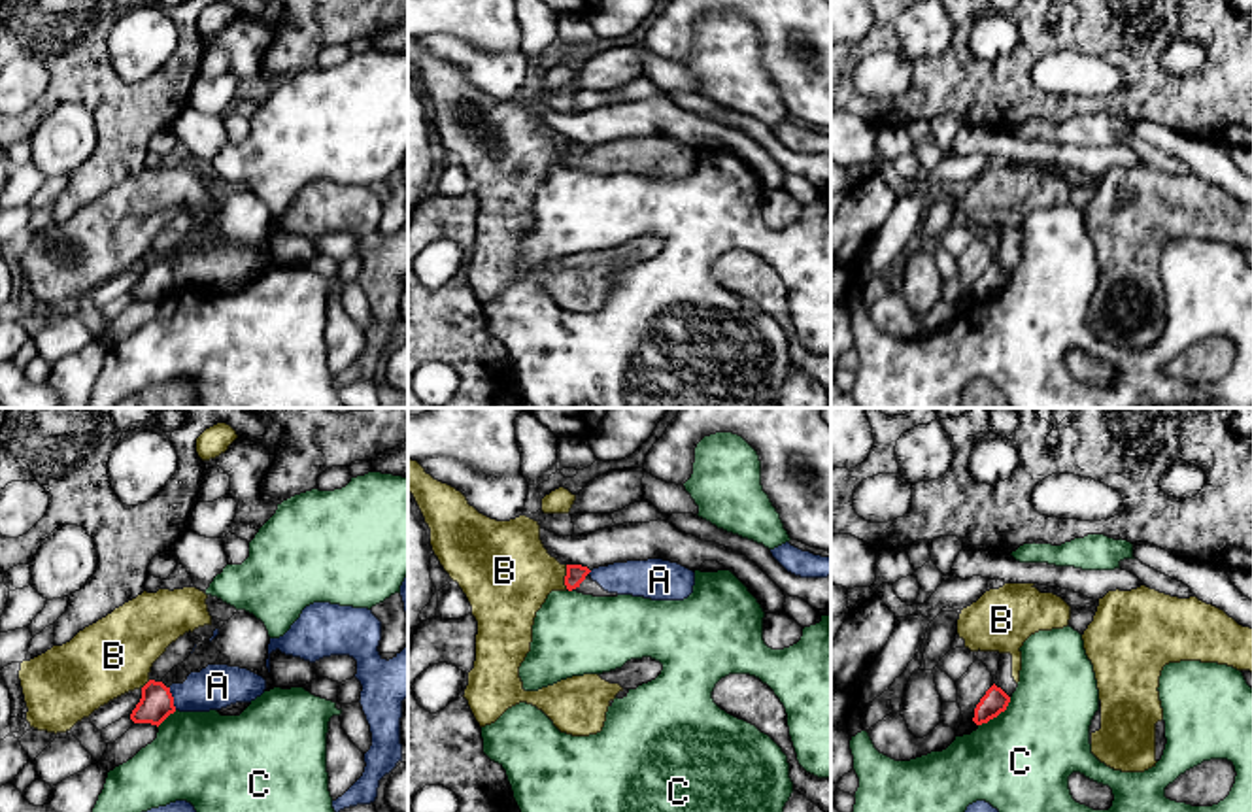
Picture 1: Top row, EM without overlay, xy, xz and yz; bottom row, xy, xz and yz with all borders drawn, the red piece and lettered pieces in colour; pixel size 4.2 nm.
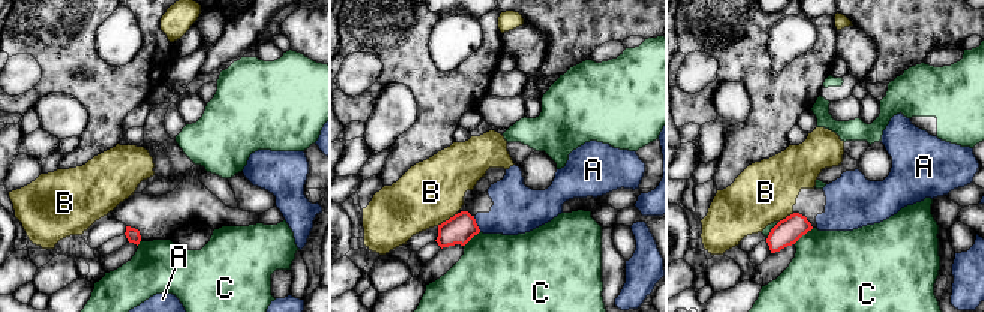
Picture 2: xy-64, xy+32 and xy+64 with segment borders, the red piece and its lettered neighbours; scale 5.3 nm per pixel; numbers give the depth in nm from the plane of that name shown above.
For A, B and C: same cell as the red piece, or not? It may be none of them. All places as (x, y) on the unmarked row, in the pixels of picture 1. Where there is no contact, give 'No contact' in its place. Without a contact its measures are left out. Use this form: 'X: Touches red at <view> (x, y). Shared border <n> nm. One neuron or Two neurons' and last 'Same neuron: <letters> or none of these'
A: Touches red at xy (172, 276). Shared border 100 nm. Two neurons
B: Touches red at xz (565, 153). Shared border 100 nm. Two neurons
C: Touches red at yz (998, 291). Shared border 190 nm. Two neurons
Same neuron: none of these

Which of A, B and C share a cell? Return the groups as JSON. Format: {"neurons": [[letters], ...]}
{"neurons": [["A", "B"], ["C"]]}

